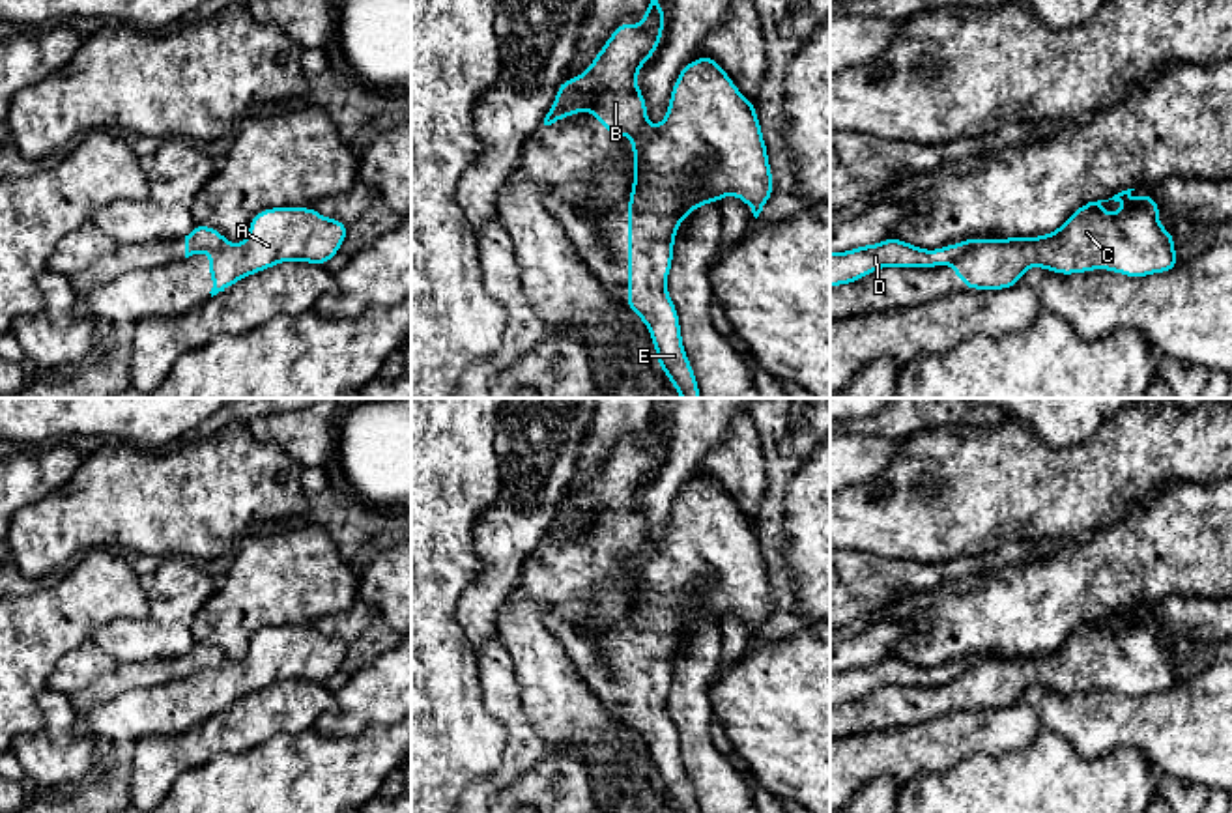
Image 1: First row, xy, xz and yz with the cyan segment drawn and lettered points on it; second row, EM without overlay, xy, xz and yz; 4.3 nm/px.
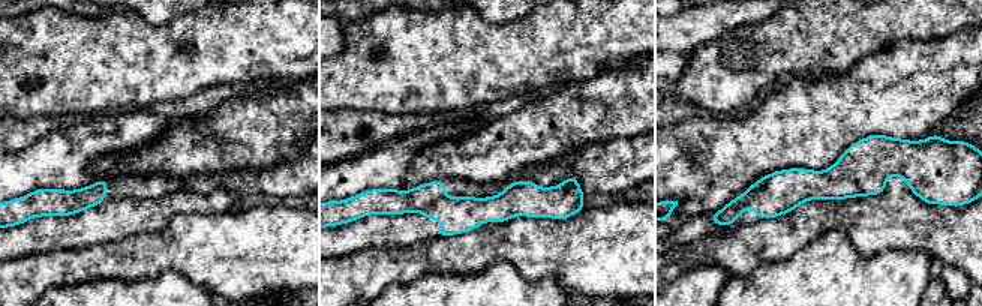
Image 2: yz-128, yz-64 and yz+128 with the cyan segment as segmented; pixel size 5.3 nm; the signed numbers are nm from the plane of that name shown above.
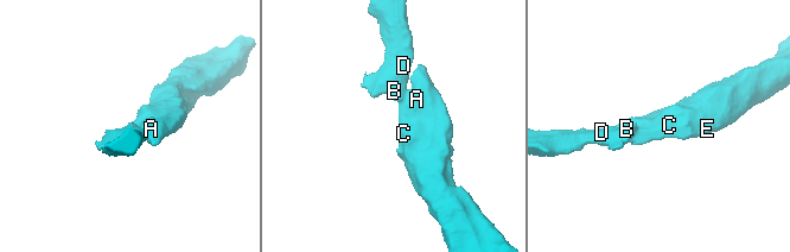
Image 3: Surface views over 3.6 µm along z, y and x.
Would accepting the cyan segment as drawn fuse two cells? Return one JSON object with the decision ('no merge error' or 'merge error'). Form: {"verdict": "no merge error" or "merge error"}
{"verdict": "merge error"}

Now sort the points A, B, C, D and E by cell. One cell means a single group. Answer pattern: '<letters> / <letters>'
A C E / B D

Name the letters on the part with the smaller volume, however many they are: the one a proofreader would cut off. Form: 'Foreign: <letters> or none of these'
Foreign: B, D

